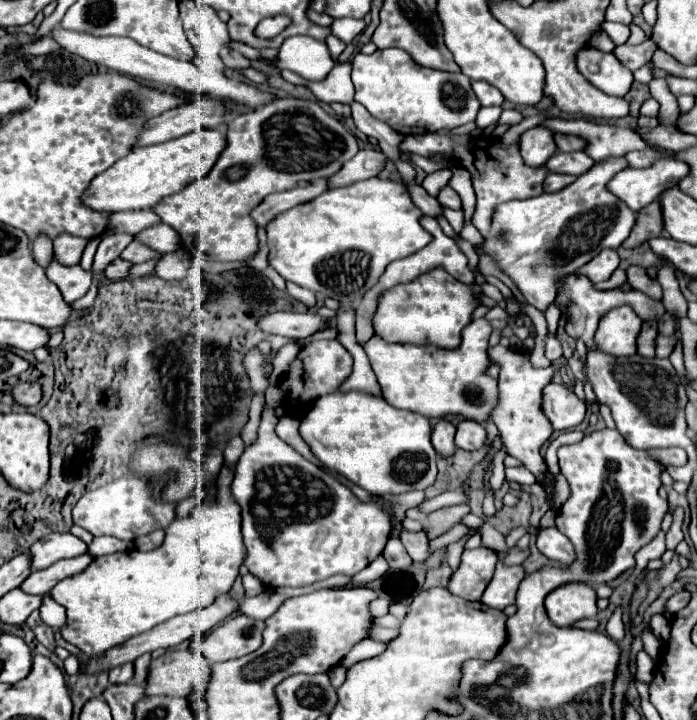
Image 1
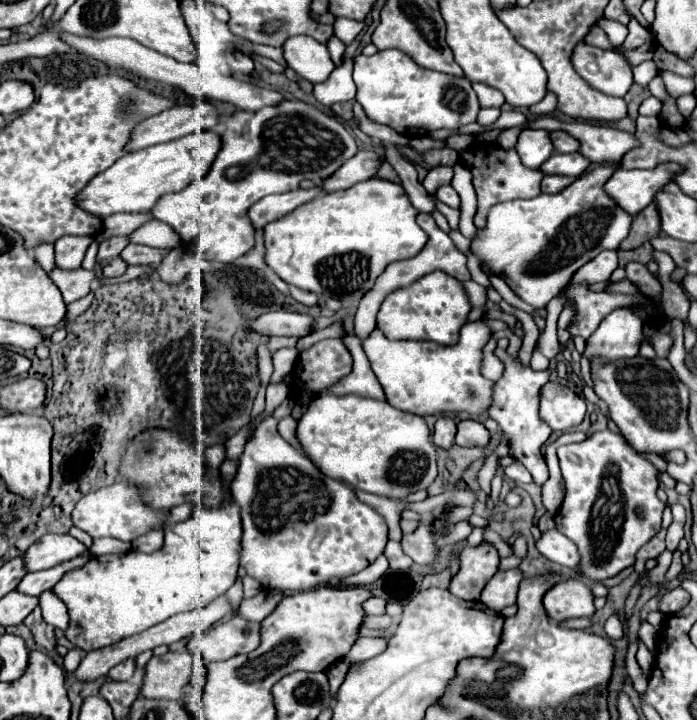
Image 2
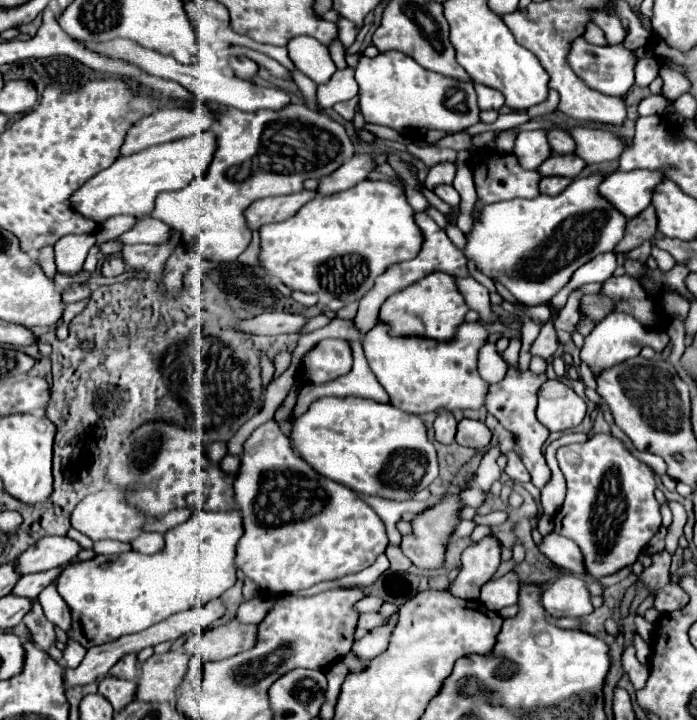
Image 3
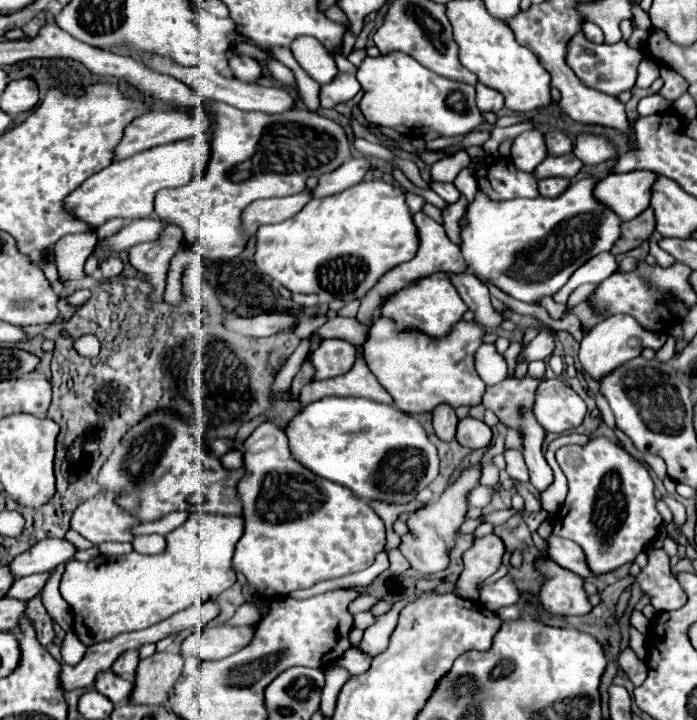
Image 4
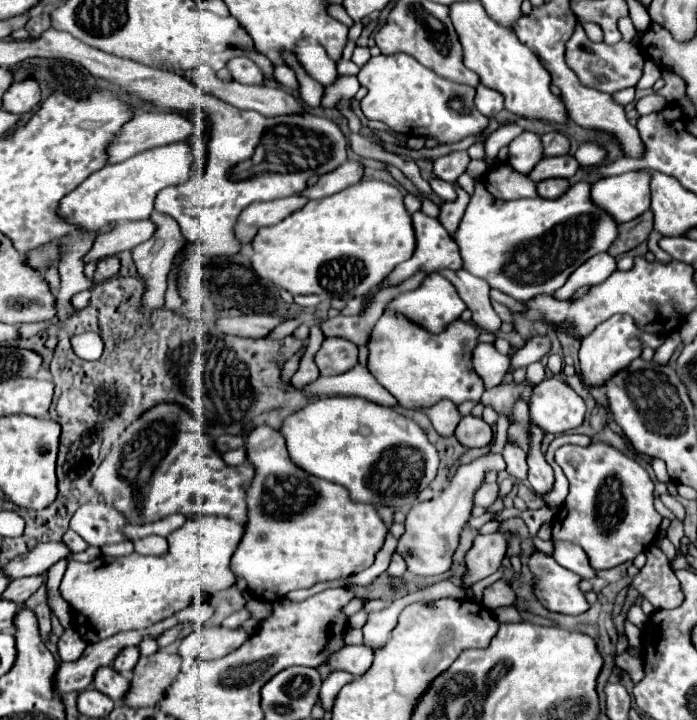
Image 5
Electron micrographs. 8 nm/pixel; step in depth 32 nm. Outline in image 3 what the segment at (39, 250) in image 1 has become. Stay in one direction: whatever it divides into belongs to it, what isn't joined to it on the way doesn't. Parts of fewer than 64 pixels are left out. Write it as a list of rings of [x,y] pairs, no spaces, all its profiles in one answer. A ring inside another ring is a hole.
[[[46,246],[46,248],[42,248],[38,252],[38,262],[40,262],[44,274],[50,280],[54,280],[54,276],[56,276],[56,264],[54,264],[54,250],[52,250],[52,246]]]

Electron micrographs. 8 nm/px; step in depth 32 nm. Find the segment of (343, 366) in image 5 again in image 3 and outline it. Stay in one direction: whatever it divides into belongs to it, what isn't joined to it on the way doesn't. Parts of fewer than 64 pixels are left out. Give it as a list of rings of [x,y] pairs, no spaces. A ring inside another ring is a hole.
[[[322,340],[304,356],[304,368],[308,370],[306,380],[310,384],[322,384],[322,382],[334,380],[352,370],[352,348],[344,340]]]

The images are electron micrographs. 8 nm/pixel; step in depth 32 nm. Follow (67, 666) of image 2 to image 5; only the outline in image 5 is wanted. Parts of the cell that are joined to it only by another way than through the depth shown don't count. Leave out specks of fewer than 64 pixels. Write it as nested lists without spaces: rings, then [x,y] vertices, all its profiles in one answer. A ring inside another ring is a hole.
[[[66,628],[58,640],[58,654],[64,662],[78,660],[80,654],[84,652],[84,648],[86,648],[86,642],[78,636],[78,632],[74,628]]]

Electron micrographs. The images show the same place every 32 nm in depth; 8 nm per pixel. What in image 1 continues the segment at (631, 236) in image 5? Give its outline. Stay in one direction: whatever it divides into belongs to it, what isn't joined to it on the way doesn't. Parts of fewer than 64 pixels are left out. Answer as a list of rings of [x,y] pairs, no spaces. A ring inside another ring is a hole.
[[[654,200],[652,204],[644,206],[638,214],[636,214],[636,224],[630,232],[630,236],[624,240],[624,248],[636,248],[642,242],[660,236],[662,232],[662,214],[660,214],[660,204],[658,200]]]

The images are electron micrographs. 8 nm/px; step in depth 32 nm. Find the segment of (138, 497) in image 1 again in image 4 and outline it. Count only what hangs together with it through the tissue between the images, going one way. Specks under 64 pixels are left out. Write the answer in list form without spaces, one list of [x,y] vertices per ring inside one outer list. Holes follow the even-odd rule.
[[[98,492],[94,498],[82,502],[70,520],[70,528],[94,546],[104,542],[132,542],[130,526],[134,526],[136,520],[118,508],[112,498],[108,492]]]

